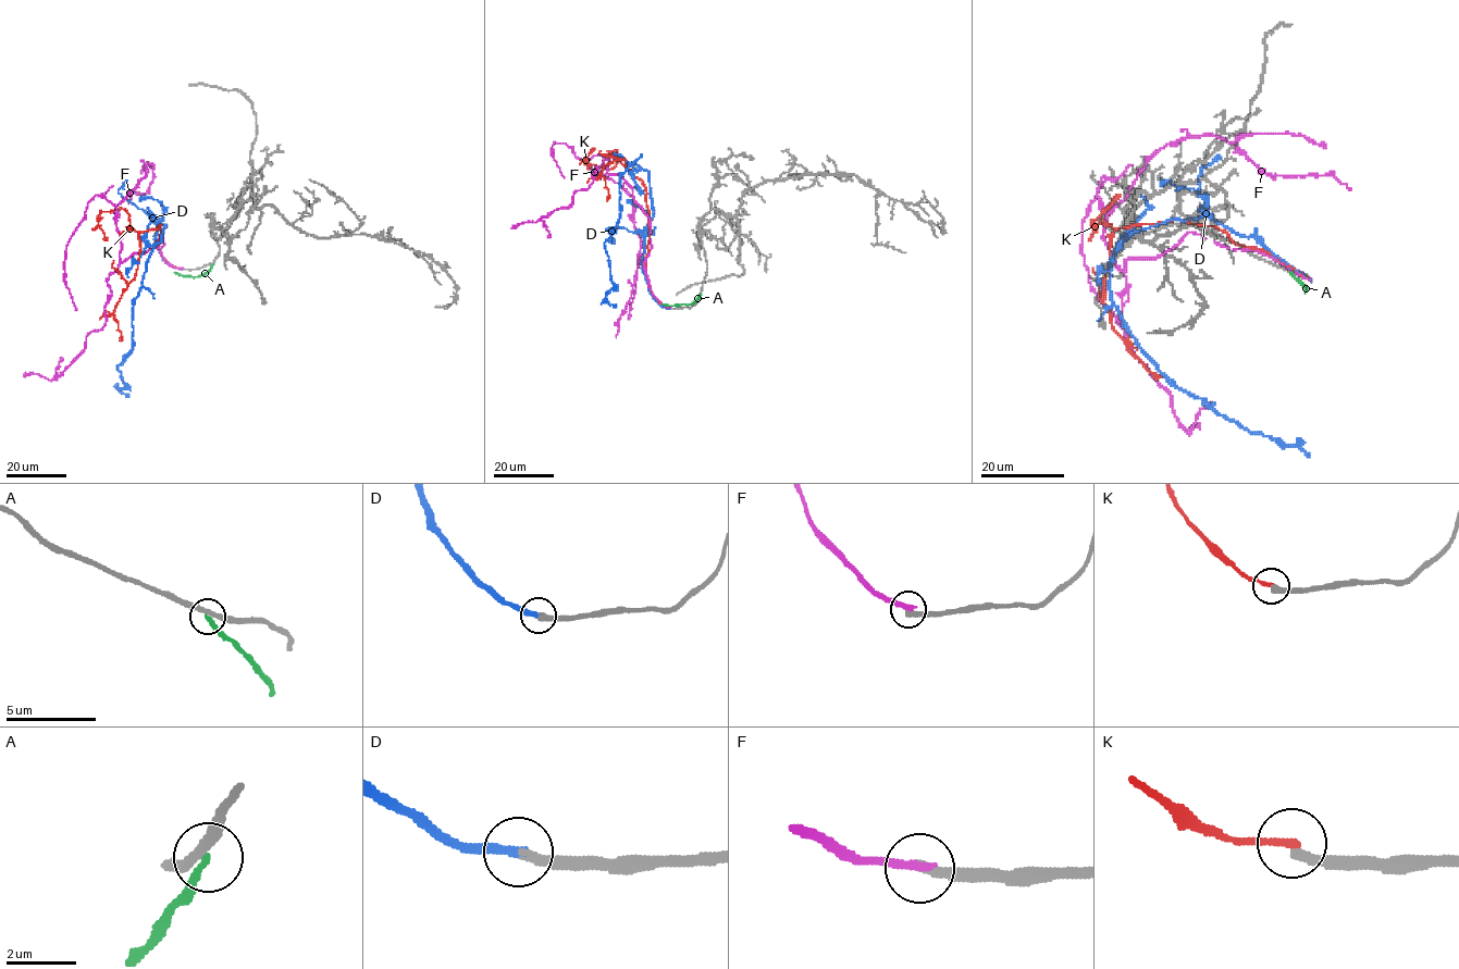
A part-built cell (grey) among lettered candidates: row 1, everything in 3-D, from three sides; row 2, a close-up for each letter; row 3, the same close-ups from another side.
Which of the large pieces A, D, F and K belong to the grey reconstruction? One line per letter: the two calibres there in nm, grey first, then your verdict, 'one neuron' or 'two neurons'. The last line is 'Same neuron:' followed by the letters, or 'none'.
A: 240 nm thick on the grey side, 240 nm on the other; two neurons
D: 280 nm thick on the grey side, 280 nm on the other; one neuron
F: 280 nm thick on the grey side, 280 nm on the other; two neurons
K: 260 nm thick on the grey side, 220 nm on the other; two neurons
Same neuron: D

